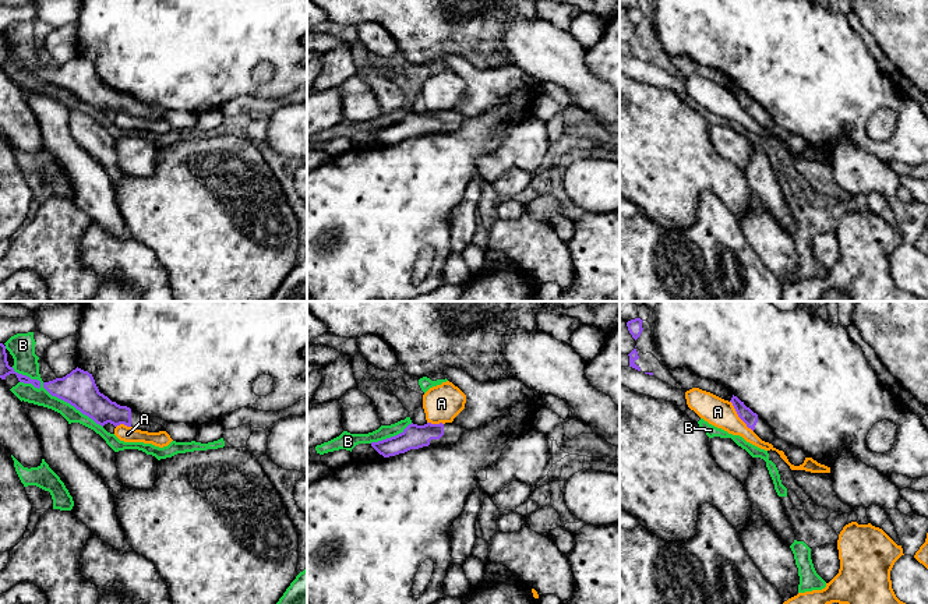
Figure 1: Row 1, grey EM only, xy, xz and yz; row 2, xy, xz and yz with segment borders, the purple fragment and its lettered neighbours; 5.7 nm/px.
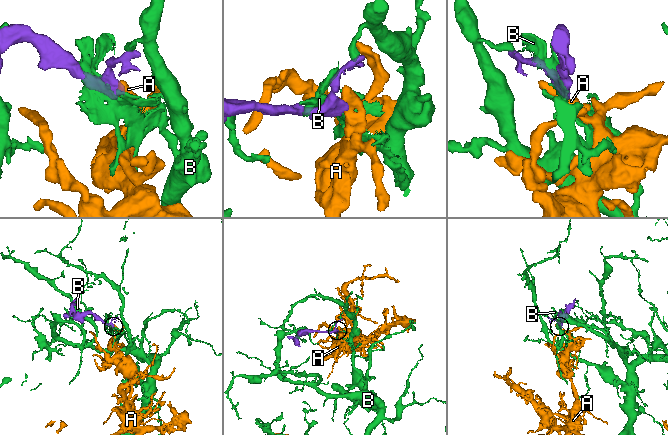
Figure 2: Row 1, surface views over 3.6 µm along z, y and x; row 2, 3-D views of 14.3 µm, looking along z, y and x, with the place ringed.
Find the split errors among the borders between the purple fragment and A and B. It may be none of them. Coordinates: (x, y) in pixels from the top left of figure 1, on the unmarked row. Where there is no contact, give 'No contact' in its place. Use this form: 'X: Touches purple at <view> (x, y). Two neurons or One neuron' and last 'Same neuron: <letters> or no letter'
A: Touches purple at yz (738, 103). Two neurons
B: Touches purple at xy (57, 84). Two neurons
Same neuron: no letter

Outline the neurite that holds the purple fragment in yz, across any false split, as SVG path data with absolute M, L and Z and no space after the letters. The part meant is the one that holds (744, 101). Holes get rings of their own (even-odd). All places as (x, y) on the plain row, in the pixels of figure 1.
M733 82L730 88L738 102L738 105L751 116L762 128L772 131L774 128L774 120L766 109L763 109L756 100L744 92L737 84Z

